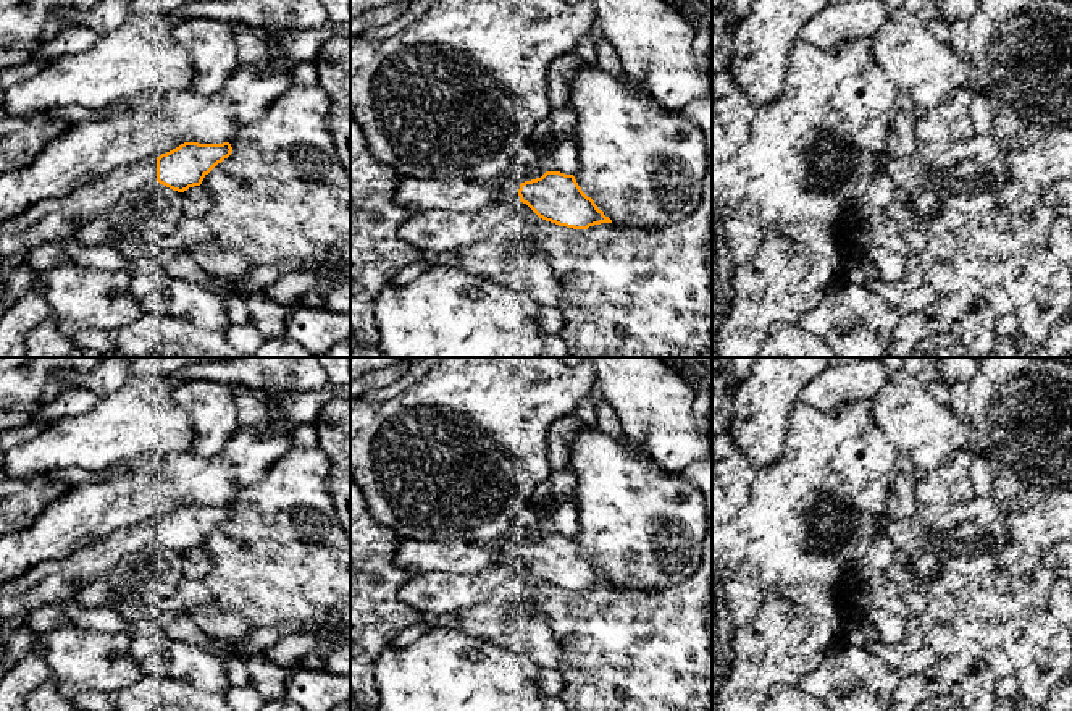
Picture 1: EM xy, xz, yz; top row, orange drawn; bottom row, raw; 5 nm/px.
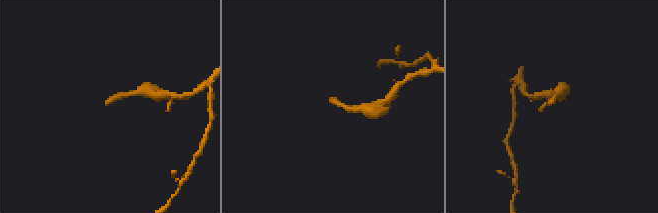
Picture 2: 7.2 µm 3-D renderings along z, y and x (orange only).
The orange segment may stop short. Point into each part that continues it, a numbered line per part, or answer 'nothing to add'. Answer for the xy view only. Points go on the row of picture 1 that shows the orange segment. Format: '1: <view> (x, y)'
1: xy (52, 218)

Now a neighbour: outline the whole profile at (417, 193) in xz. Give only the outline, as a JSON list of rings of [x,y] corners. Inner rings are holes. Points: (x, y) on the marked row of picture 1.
[[[402,176],[394,199],[399,205],[418,212],[473,213],[494,205],[499,191],[484,183],[438,181],[421,176]]]

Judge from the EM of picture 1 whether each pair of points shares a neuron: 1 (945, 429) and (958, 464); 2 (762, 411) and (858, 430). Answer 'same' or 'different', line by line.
1: different
2: different

